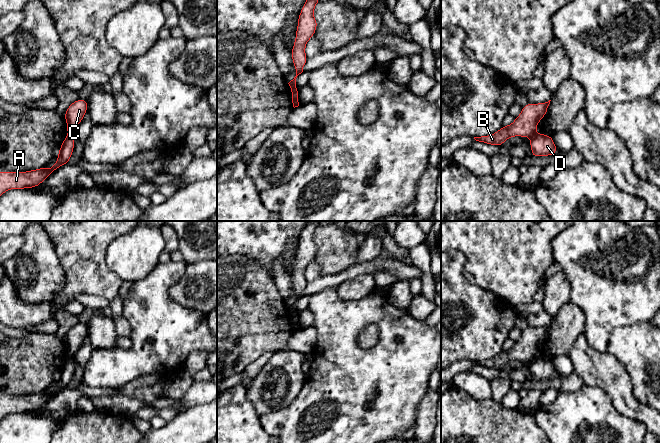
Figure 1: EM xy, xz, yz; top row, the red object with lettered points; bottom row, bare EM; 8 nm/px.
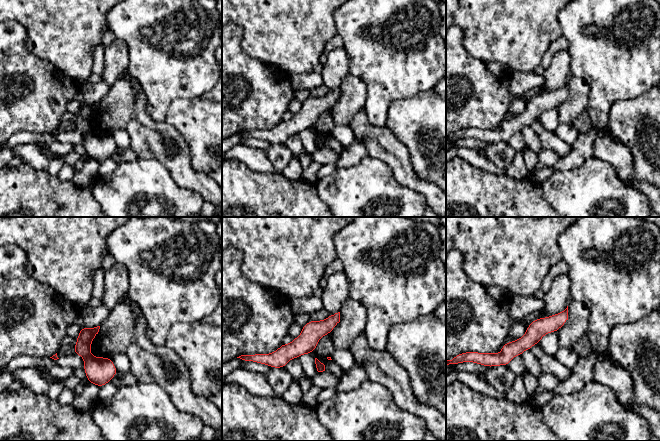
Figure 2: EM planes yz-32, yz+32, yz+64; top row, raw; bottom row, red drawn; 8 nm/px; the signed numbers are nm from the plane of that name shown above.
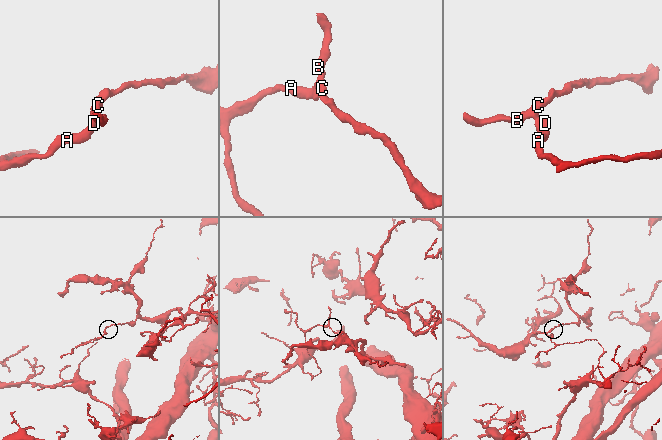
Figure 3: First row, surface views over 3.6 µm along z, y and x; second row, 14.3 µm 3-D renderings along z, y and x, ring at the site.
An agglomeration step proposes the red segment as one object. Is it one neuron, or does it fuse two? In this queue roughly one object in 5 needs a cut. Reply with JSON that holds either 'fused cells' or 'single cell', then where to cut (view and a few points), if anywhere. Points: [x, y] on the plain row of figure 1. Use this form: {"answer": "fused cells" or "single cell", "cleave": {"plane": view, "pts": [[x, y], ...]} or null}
{"answer": "fused cells", "cleave": {"plane": "xy", "pts": [[68, 358], [73, 359]]}}

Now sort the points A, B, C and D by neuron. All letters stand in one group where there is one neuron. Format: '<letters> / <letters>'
A D / B C

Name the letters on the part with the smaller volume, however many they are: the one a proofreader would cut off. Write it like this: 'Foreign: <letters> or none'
Foreign: B, C

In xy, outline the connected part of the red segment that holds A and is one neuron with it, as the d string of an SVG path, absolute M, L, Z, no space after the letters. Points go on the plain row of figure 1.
M67 359L60 370L58 385L50 393L45 391L25 395L25 396L6 396L0 395L0 420L11 413L26 413L39 410L50 398L59 391L69 387L74 373L74 359Z

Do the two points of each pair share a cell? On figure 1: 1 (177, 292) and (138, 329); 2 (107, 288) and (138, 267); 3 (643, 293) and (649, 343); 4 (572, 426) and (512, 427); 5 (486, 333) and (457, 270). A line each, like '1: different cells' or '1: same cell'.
1: different cells
2: different cells
3: different cells
4: different cells
5: same cell

